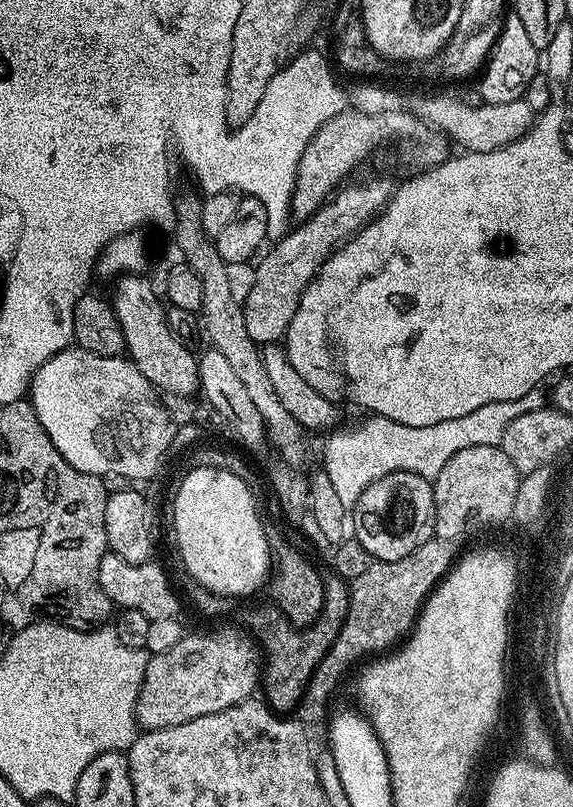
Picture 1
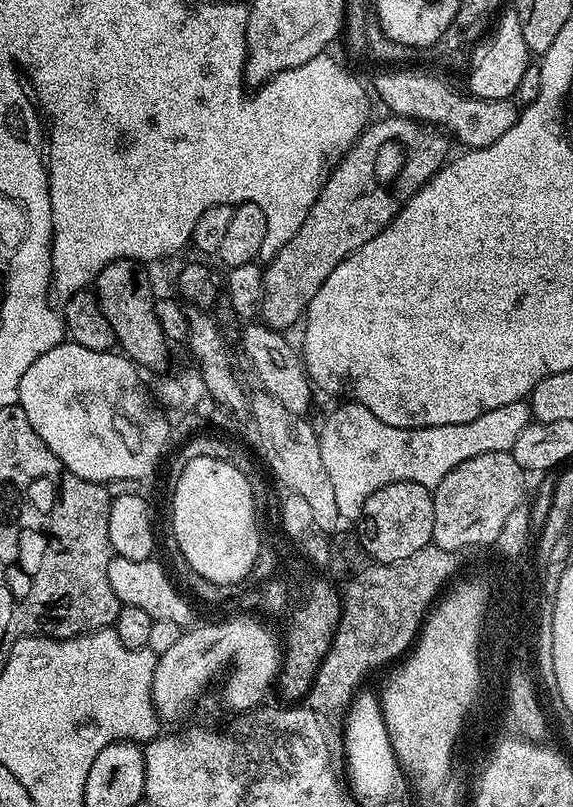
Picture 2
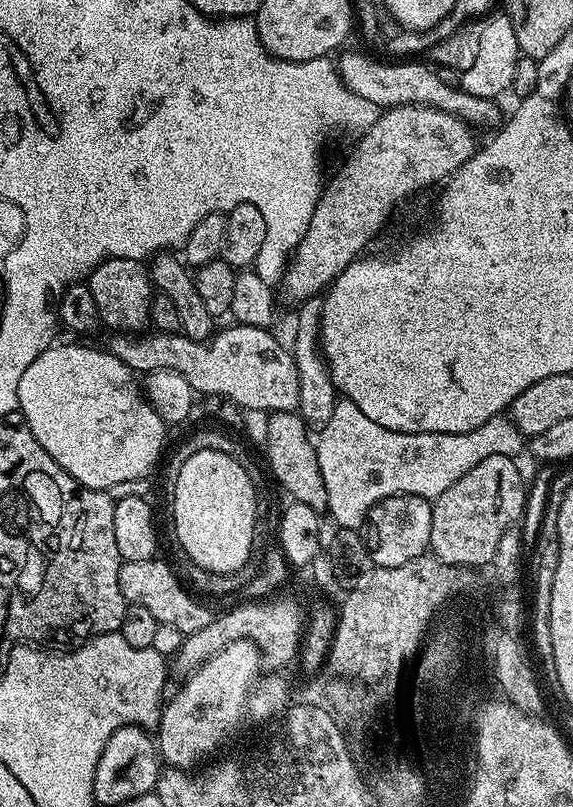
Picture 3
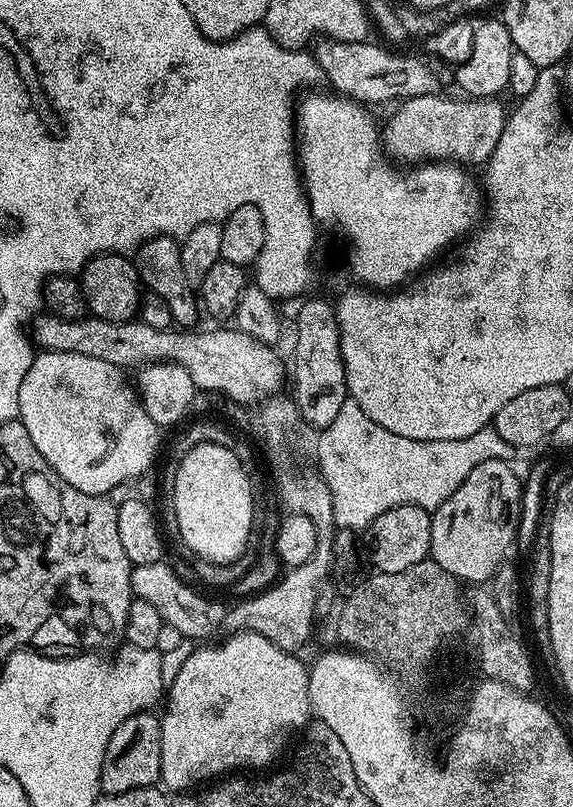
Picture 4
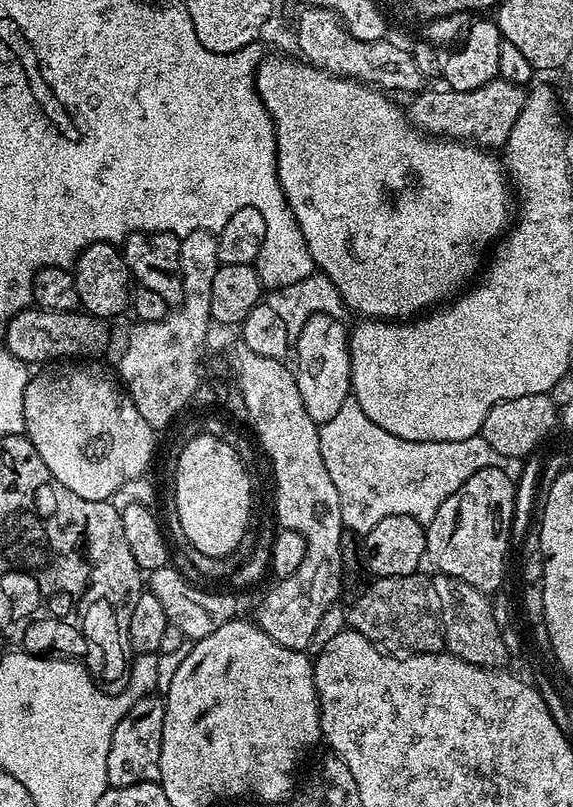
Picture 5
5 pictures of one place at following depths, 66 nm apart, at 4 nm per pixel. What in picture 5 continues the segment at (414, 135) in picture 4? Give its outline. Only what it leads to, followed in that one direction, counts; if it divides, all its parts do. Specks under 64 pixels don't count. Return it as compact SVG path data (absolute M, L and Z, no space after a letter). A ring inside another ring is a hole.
M499 78L486 82L486 86L478 90L453 92L440 86L437 92L428 91L421 90L411 97L410 119L413 125L429 136L463 140L485 150L503 149L510 138L510 130L514 130L514 122L518 122L518 114L522 114L526 95L521 85Z

